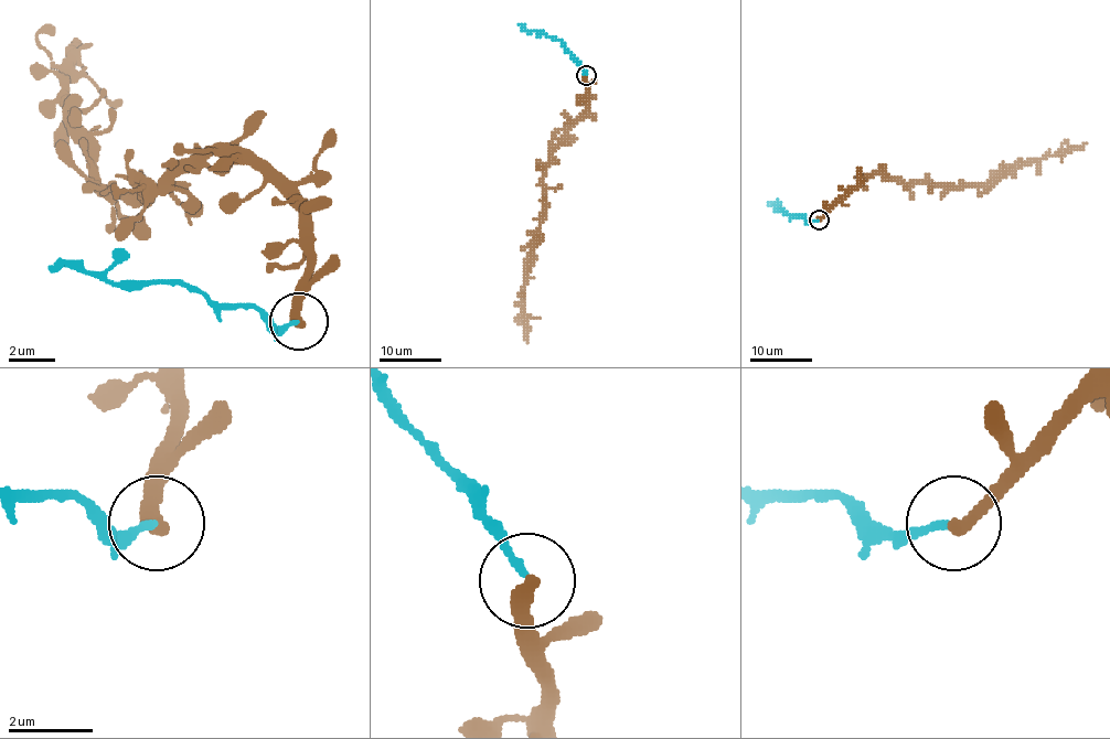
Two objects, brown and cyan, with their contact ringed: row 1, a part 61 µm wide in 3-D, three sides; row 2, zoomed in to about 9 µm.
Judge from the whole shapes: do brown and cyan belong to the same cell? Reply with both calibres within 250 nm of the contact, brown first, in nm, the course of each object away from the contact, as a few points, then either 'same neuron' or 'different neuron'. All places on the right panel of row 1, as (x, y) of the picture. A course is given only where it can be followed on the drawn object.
calibres 360 and 170 nm; course brown (818, 220), (871, 174), (981, 185), (1086, 143); course cyan (818, 220), (809, 222), (801, 215), (789, 215), (775, 206), (767, 206); different neuron

